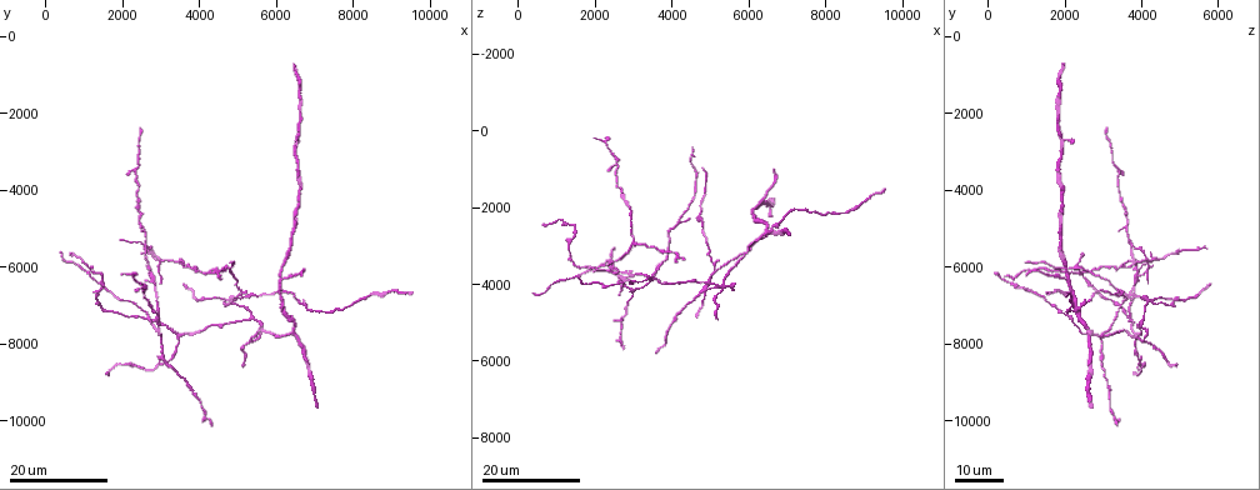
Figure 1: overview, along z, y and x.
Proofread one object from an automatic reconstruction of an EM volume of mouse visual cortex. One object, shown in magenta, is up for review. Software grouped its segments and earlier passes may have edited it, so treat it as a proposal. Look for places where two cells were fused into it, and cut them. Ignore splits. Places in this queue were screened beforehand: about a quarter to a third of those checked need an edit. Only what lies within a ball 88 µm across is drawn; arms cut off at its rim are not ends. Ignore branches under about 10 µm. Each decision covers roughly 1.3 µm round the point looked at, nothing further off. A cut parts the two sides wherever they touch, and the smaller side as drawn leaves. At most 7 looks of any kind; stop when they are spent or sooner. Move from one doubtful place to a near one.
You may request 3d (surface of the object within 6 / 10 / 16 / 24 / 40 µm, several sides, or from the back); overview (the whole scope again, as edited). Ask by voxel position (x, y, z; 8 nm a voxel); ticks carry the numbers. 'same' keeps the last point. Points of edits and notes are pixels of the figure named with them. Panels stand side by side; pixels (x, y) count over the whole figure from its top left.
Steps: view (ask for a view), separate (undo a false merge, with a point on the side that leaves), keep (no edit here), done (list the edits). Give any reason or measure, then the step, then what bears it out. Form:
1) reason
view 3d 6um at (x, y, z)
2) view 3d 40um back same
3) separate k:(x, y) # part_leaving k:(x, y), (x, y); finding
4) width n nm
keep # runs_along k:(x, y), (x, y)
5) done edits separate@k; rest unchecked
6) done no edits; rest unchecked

a fork
view 3d 24um at (5350, 7300, 4000)

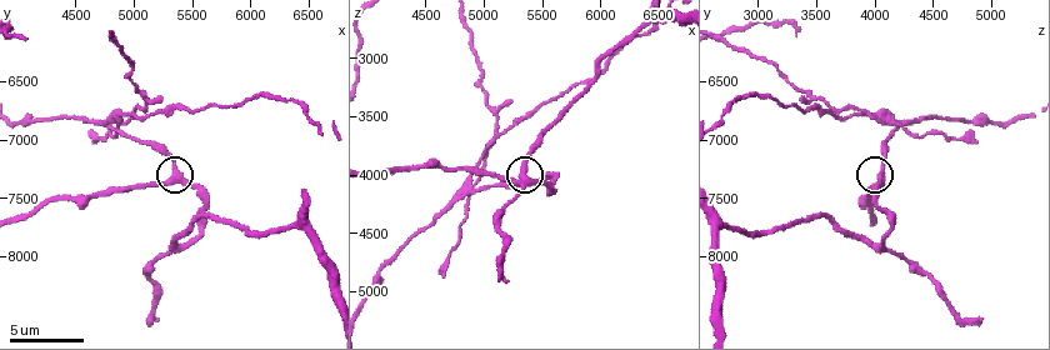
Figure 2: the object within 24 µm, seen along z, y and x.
view 3d 10um at (5420, 7340, 4040)

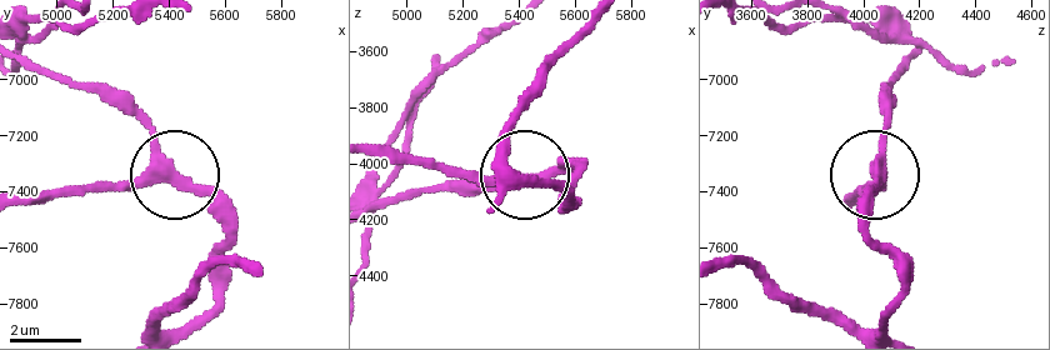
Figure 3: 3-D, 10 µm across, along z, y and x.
arms 3
keep # runs_along 3:(169, 179), (53, 188); one cell here

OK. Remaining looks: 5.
four arms meet
view 3d 24um at (2600, 5500, 3750)

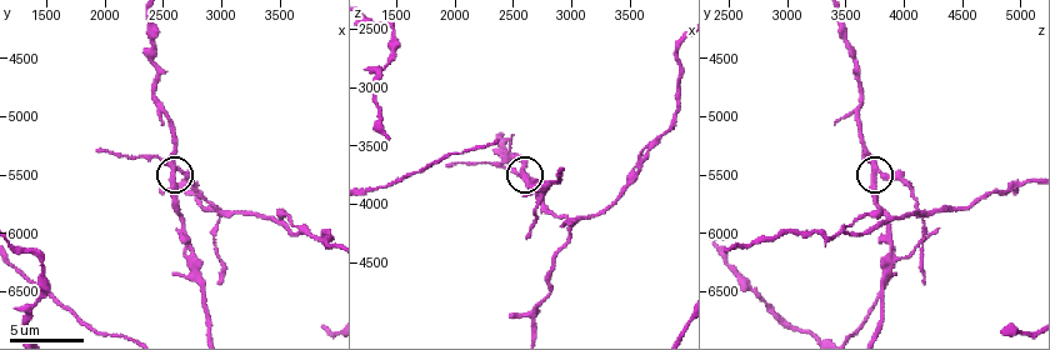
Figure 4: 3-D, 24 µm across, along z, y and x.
view 3d 6um at (2620, 5460, 3780)

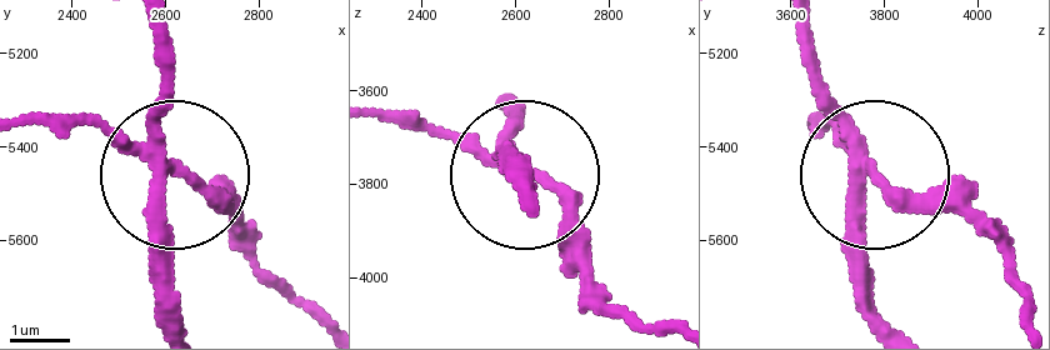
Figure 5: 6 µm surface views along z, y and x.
arms 4
separate 5:(75, 123) # part_leaving 5:(158, 164), (198, 179), (318, 303); two cells meet here

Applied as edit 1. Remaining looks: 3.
four-way junction
view 3d 6um at (4780, 6800, 4160)

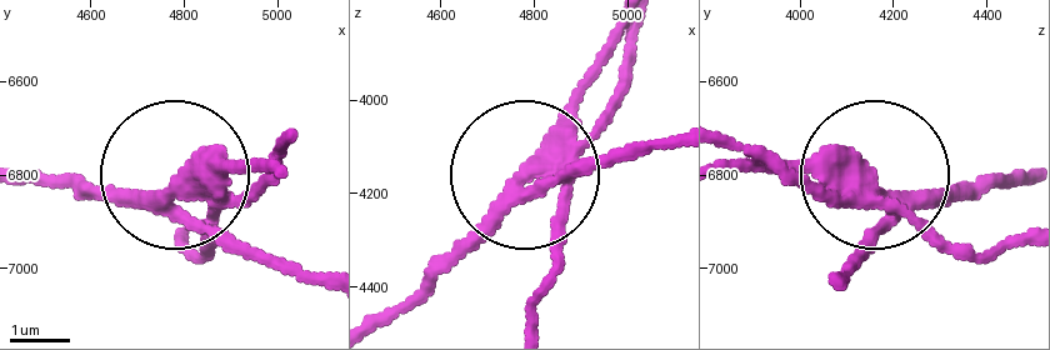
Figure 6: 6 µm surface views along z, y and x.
width 330 nm
separate 6:(194, 184) # part_leaving 6:(135, 195), (265, 165); two cells meet here

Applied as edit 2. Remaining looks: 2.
done edits separate@5, separate@6; rest unchecked

